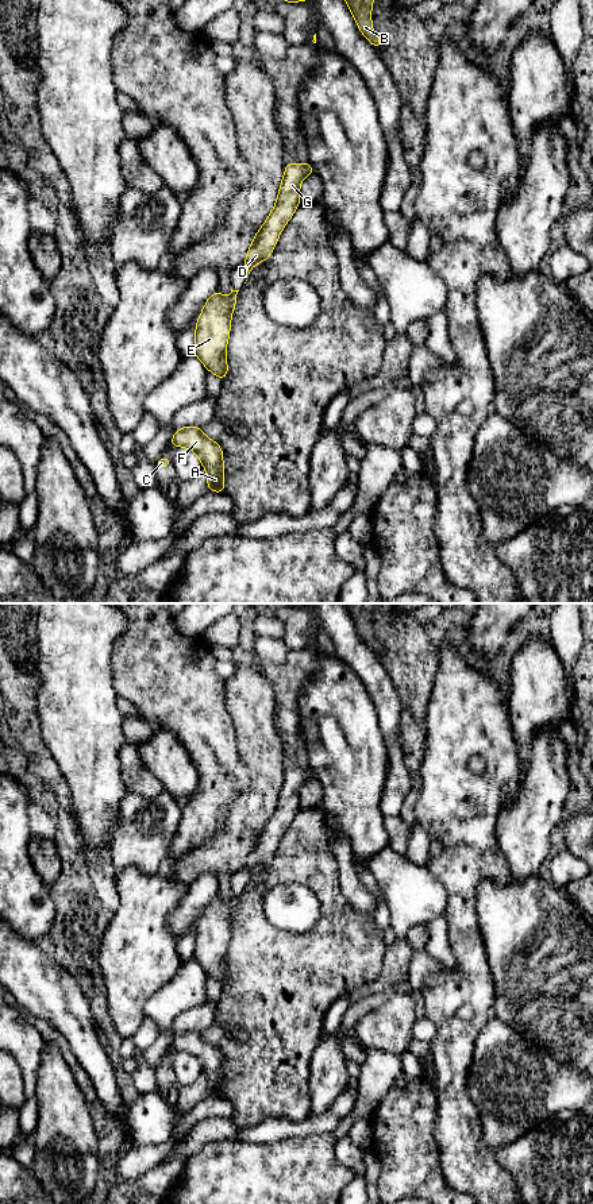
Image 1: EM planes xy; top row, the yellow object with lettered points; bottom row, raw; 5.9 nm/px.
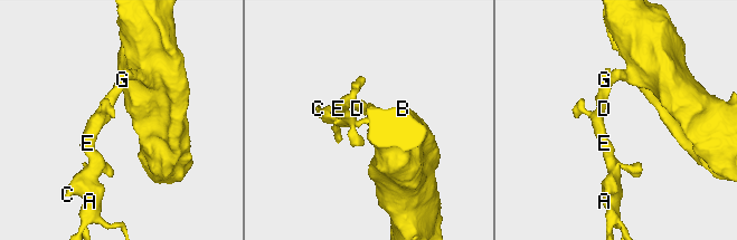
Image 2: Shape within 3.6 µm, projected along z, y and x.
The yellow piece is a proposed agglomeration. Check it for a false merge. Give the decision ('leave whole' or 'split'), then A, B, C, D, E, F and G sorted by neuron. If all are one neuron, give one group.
leave whole; A B C D E F G

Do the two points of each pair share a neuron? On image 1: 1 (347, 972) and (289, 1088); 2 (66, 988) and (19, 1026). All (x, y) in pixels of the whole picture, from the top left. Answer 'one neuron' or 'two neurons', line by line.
1: one neuron
2: two neurons

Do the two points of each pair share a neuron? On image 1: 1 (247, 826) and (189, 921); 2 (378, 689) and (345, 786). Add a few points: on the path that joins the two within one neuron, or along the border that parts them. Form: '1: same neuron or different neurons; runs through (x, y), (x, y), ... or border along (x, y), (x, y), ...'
1: different neurons; border along (215, 873), (200, 873), (188, 886)
2: different neurons; border along (357, 676), (374, 707), (381, 734)

